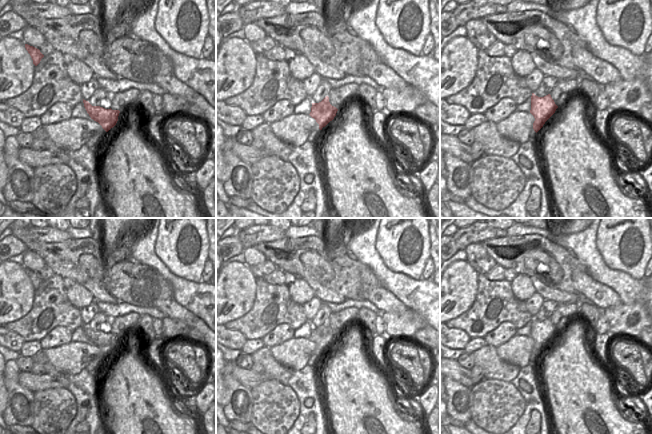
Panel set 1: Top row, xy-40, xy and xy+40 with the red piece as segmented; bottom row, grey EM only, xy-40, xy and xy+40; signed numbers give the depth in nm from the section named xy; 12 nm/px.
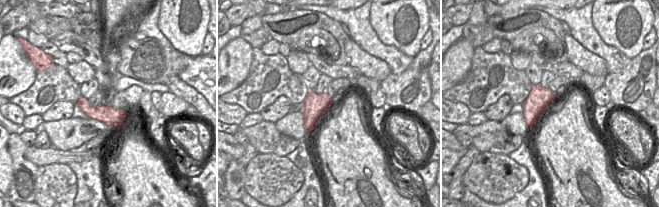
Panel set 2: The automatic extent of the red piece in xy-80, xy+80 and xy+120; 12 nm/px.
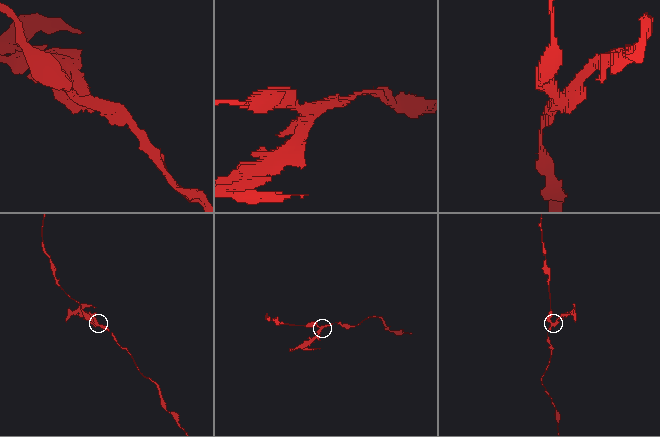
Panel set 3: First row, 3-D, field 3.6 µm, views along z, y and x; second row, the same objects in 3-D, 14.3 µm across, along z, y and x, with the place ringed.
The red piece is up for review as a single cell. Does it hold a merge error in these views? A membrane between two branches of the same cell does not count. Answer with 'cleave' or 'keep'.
cleave

